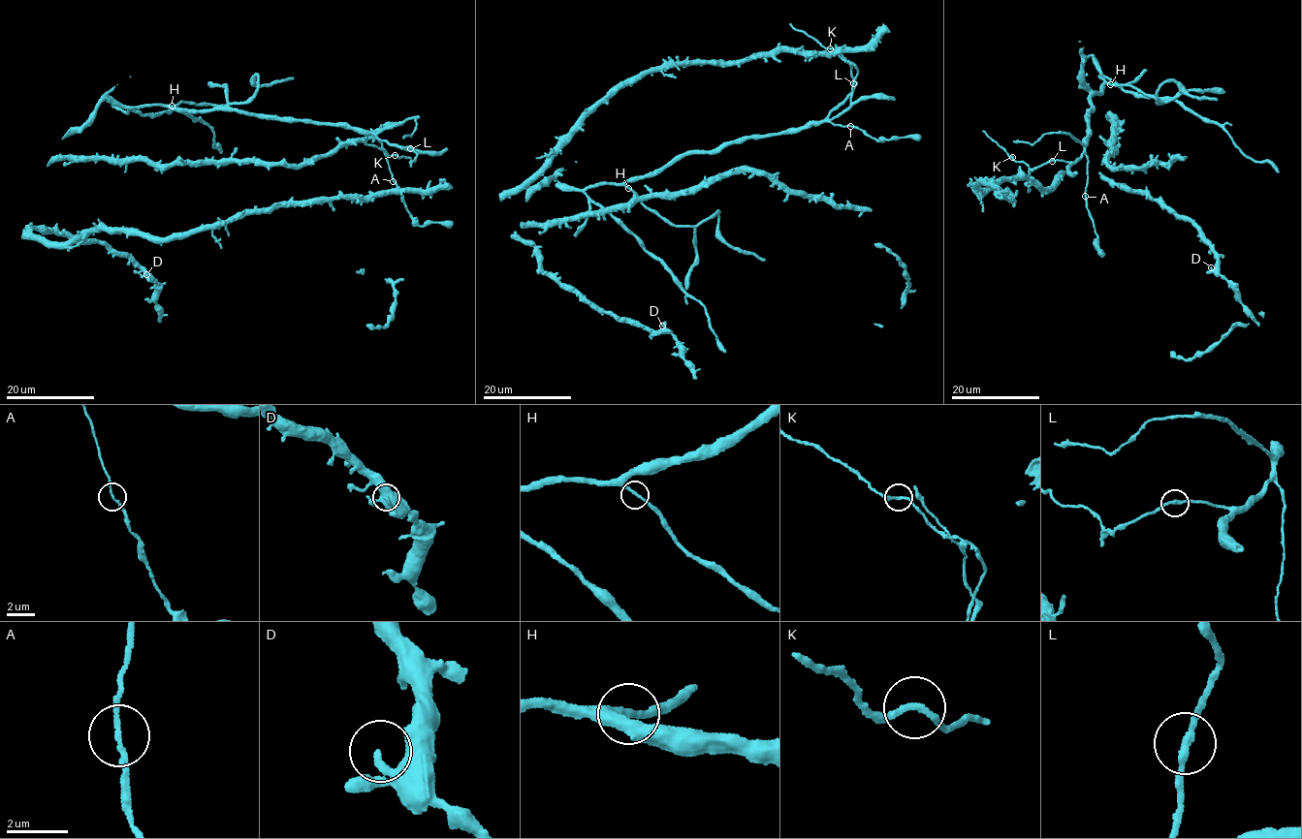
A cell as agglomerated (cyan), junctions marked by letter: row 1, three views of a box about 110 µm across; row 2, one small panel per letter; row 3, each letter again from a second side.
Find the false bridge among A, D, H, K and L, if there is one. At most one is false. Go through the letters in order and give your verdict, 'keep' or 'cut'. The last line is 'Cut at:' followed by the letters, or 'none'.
A: keep
D: keep
H: keep
K: keep
L: keep
Cut at: none

